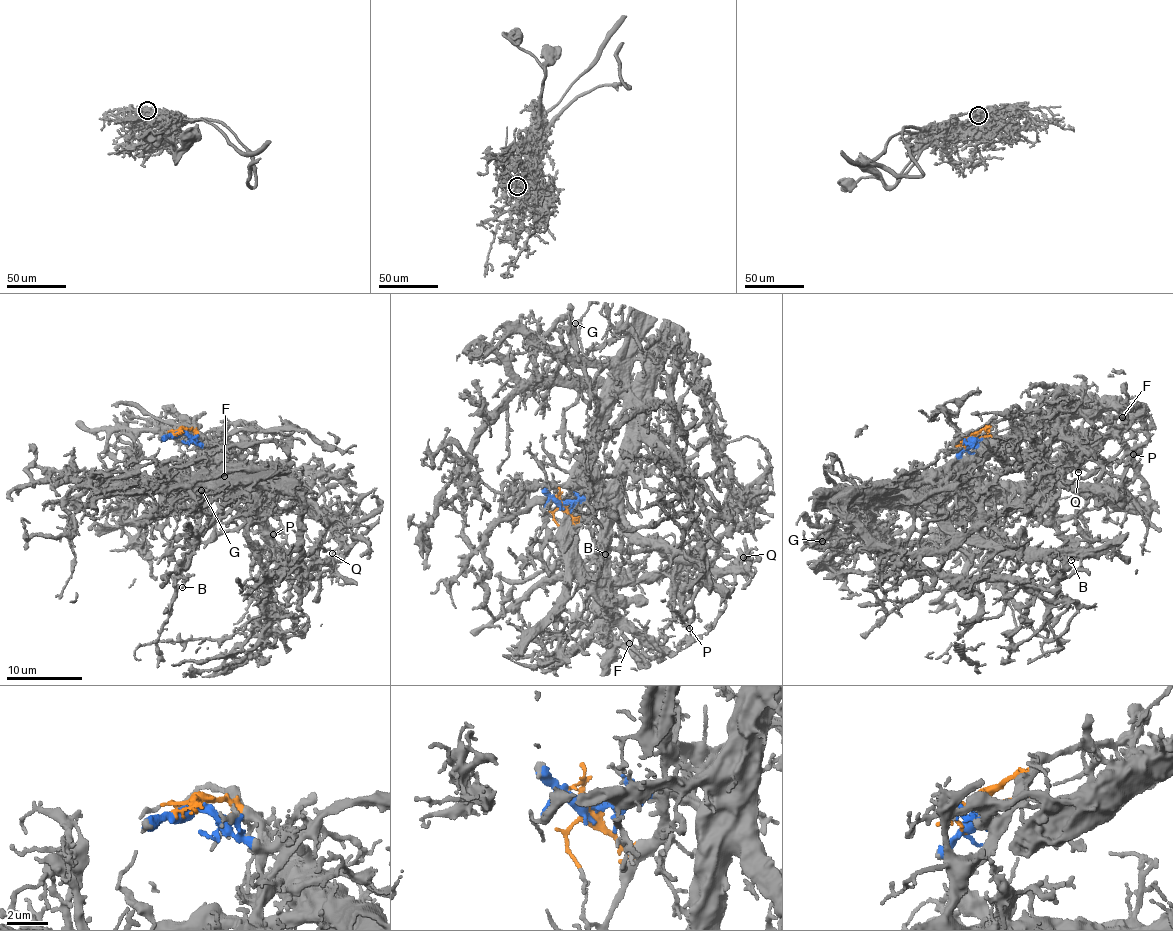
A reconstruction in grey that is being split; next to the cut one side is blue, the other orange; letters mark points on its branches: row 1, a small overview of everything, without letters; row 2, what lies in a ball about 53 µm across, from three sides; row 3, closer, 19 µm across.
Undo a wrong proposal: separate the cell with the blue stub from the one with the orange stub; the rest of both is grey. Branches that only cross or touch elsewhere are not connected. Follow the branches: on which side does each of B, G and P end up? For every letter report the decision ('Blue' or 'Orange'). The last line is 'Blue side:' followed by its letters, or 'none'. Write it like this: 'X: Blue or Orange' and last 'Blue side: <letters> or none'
B: Blue
G: Orange
P: Blue
Blue side: B, P

